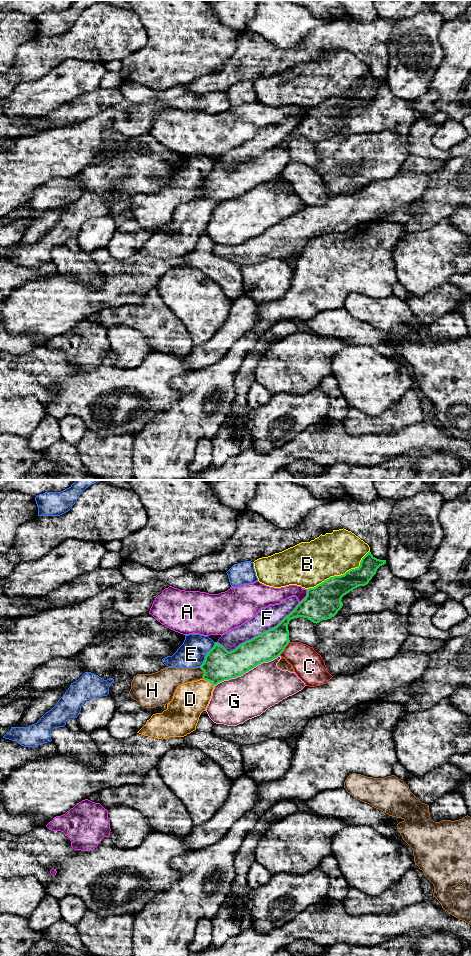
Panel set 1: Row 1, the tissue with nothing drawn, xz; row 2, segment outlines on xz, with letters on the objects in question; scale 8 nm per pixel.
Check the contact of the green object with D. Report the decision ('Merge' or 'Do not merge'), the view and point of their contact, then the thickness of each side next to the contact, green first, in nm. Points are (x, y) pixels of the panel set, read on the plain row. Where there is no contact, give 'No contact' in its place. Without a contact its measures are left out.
Merge. Touches green at xz (209, 201). Thickness 260 nm (green) against 280 nm

